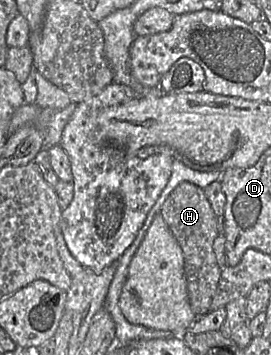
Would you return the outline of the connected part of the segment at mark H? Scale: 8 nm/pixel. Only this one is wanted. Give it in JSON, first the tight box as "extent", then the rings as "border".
{"extent":[159,181,222,317],"border":[[[187,181],[170,193],[159,212],[182,248],[191,308],[196,317],[203,316],[210,311],[222,273],[213,250],[213,243],[219,235],[218,217],[204,189]]]}

